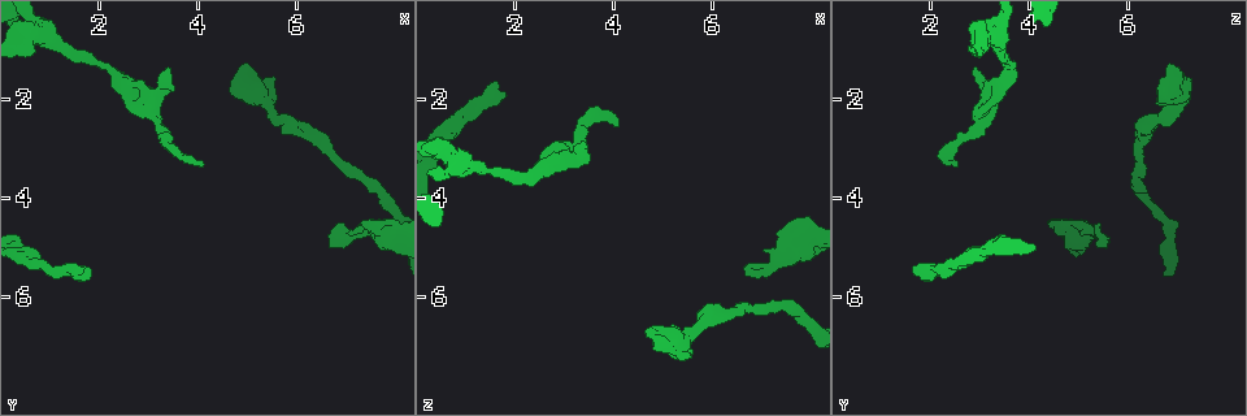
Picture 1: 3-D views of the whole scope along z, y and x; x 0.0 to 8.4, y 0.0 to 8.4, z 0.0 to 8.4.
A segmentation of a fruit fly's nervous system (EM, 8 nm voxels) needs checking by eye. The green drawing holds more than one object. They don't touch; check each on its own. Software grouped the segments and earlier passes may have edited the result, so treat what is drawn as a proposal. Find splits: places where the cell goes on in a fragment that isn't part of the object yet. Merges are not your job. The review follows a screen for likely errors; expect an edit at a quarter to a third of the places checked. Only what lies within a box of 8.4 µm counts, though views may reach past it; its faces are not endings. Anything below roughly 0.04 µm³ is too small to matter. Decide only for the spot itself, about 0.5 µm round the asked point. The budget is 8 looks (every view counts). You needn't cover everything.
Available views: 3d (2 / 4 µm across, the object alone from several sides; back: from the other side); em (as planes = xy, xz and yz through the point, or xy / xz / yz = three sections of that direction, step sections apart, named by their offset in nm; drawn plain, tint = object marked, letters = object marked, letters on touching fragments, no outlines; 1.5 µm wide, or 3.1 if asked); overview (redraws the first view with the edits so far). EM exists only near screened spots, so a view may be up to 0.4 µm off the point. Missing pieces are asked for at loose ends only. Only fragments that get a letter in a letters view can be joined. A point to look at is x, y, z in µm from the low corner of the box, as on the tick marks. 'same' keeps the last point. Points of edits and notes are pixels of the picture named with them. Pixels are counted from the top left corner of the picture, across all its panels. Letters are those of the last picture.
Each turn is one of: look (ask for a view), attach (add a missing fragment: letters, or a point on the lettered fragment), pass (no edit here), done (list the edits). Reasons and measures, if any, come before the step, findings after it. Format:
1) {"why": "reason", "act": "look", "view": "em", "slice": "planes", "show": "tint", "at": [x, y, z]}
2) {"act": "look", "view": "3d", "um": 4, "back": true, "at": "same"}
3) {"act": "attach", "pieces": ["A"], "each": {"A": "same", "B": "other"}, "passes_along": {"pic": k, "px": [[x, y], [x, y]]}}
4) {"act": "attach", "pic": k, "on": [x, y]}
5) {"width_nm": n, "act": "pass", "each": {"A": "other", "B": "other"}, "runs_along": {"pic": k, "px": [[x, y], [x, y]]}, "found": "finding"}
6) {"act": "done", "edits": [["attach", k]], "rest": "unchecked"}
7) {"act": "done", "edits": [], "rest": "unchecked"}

{"why": "free end", "act": "look", "view": "em", "slice": "planes", "show": "letters", "at": [5.55, 1.55, 7.20]}

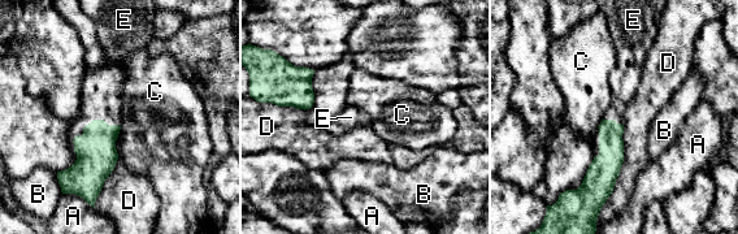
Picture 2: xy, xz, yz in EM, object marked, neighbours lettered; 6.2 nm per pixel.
{"act": "attach", "pieces": ["E"], "each": {"A": "other", "B": "other", "C": "other", "D": "other", "E": "same"}, "passes_along": {"pic": 2, "px": [[96, 155], [100, 120], [101, 89]]}, "found": "it goes on there"}

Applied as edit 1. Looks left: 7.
{"why": "an open end", "act": "look", "view": "em", "slice": "xy", "step": 4, "show": "tint", "at": [4.15, 3.30, 2.55]}

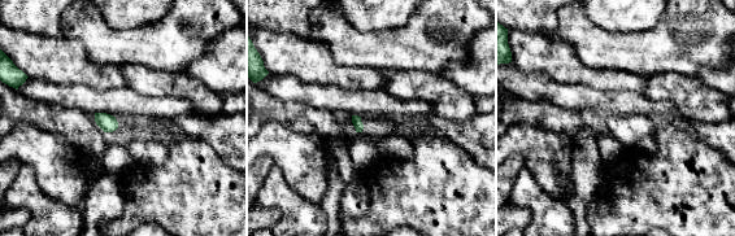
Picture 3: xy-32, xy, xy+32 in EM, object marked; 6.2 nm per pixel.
{"act": "look", "view": "em", "slice": "planes", "show": "tint", "at": "same"}

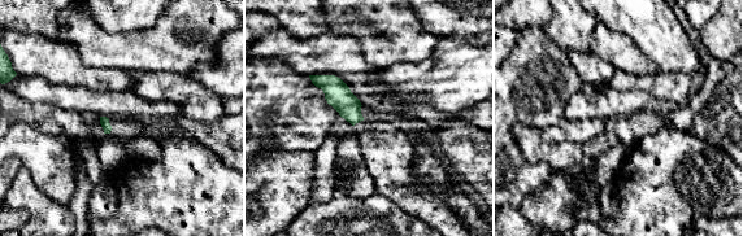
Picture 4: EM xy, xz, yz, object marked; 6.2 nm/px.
{"act": "look", "view": "em", "slice": "planes", "show": "letters", "at": "same"}

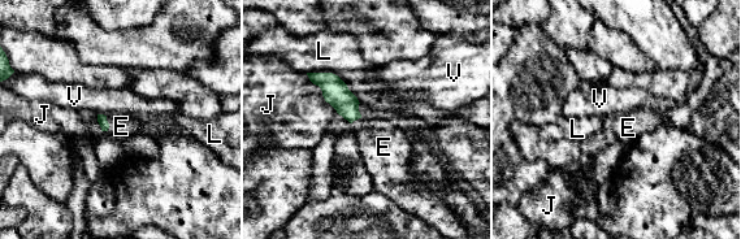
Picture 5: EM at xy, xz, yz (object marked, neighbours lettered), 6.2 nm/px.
{"act": "attach", "pieces": ["E"], "each": {"E": "same", "J": "other", "L": "other", "V": "other"}, "passes_along": {"pic": 5, "px": [[102, 118], [108, 124], [121, 126]]}, "found": "the cell continues"}

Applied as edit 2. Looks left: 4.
{"act": "look", "view": "em", "slice": "planes", "show": "letters", "at": [1.65, 5.45, 1.65]}

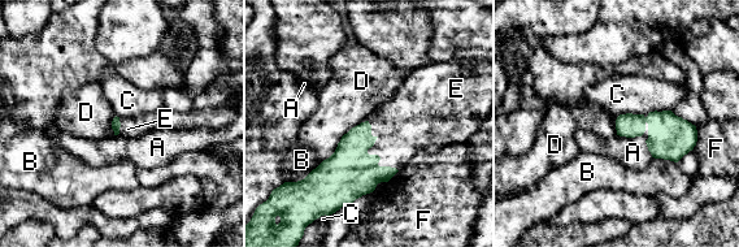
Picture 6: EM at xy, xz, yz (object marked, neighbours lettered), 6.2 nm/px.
{"act": "attach", "pieces": ["E"], "each": {"A": "other", "B": "other", "C": "other", "D": "other", "E": "same", "F": "other"}, "passes_along": {"pic": 6, "px": [[351, 165], [370, 130], [401, 107]]}, "found": "the cell continues"}

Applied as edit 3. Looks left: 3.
{"act": "done", "edits": [["attach", 2], ["attach", 5], ["attach", 6]], "rest": "unchecked"}

